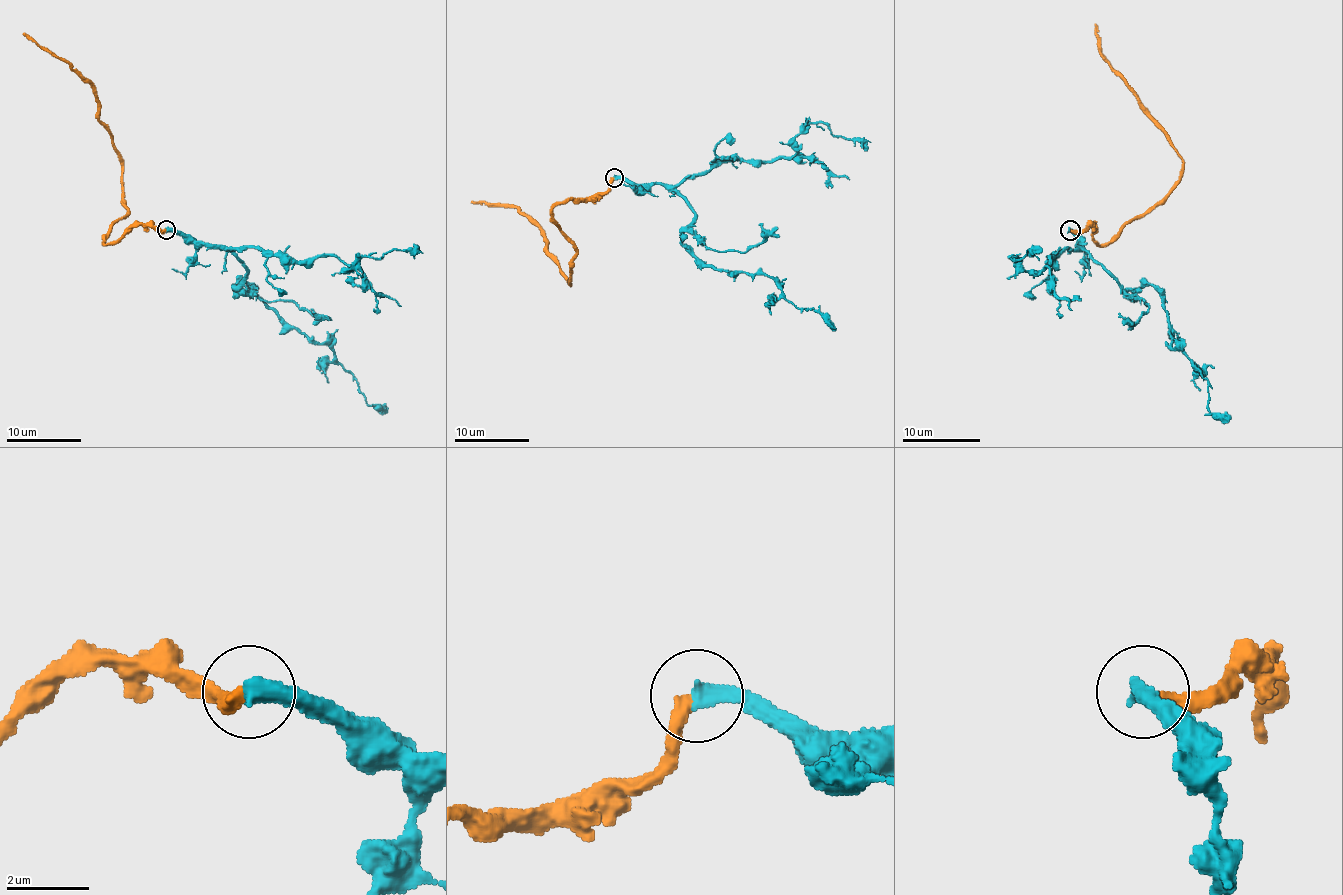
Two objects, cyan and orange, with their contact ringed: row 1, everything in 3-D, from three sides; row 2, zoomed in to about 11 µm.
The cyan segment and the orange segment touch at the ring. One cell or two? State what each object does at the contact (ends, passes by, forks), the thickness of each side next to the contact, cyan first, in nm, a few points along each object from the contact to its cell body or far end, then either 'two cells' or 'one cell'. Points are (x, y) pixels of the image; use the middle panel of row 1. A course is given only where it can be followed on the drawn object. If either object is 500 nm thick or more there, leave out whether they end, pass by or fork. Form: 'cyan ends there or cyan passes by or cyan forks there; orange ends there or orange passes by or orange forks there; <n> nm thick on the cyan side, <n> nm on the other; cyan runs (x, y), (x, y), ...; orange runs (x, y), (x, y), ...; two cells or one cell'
cyan ends there; orange ends there; 440 nm thick on the cyan side, 340 nm on the other; cyan runs (615, 178), (669, 185), (695, 213), (682, 243), (698, 260), (769, 277), (797, 308), (812, 308), (835, 331); orange runs (613, 178), (605, 191), (553, 208), (574, 245), (570, 284), (544, 234), (516, 208), (471, 200); one cell

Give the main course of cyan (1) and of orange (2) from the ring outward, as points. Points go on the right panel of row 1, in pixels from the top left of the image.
1: (1071, 229), (1076, 243), (1123, 288), (1151, 284), (1157, 290), (1174, 349), (1207, 380), (1207, 409), (1231, 419)
2: (1071, 229), (1092, 225), (1092, 237), (1102, 245), (1151, 210), (1182, 167), (1166, 132), (1102, 55), (1094, 24)

